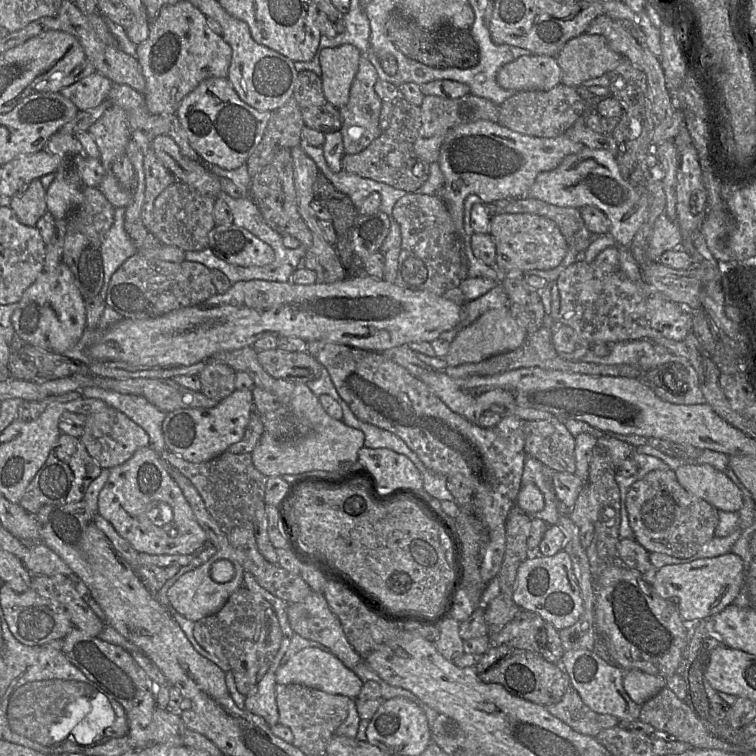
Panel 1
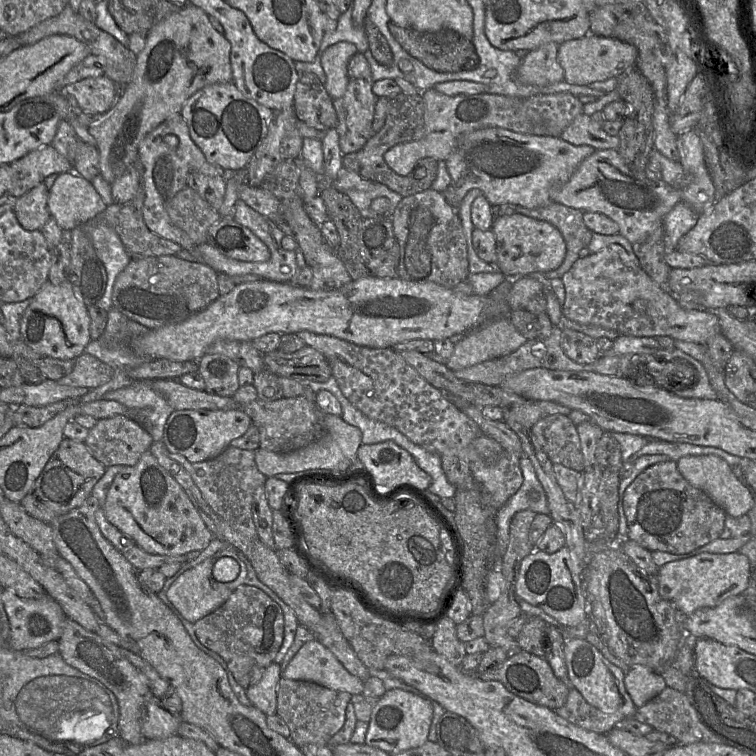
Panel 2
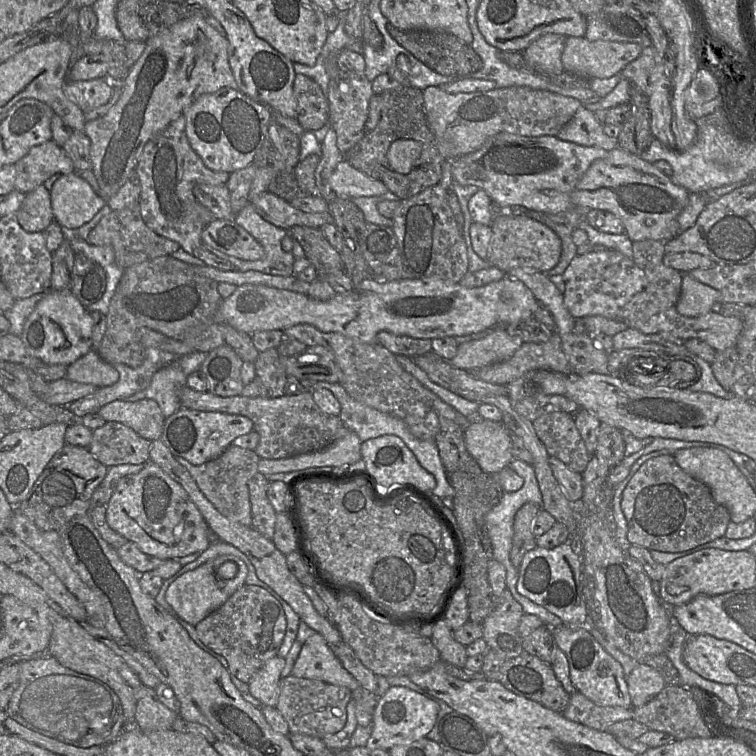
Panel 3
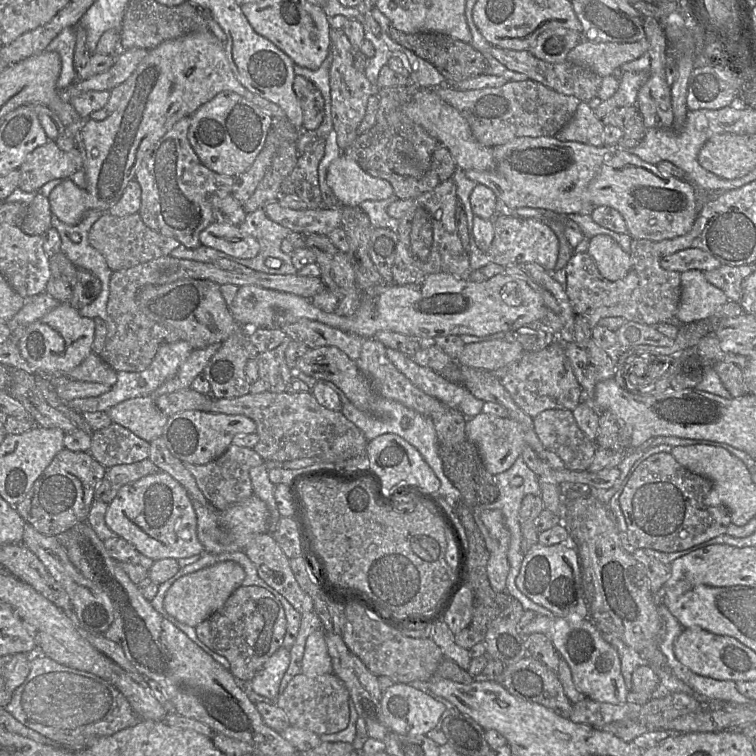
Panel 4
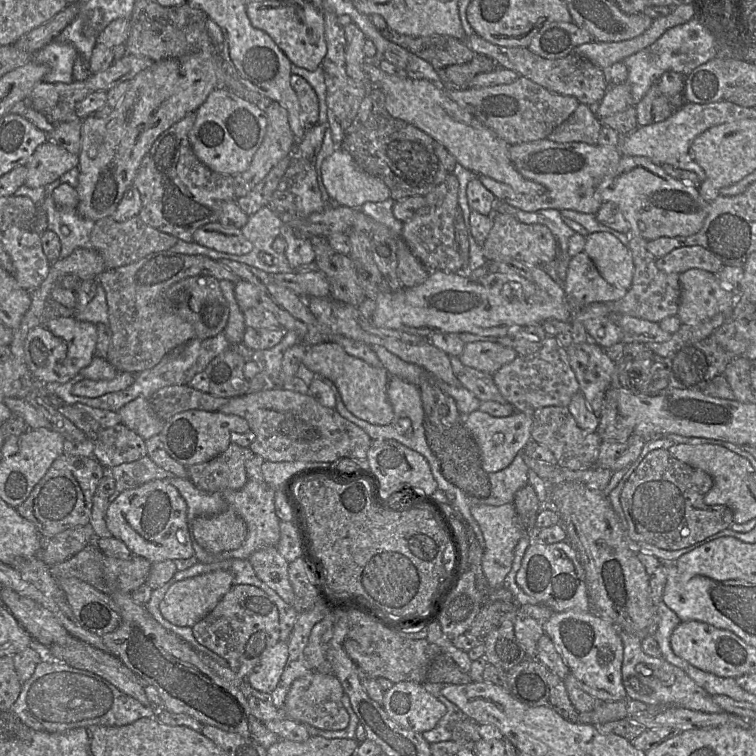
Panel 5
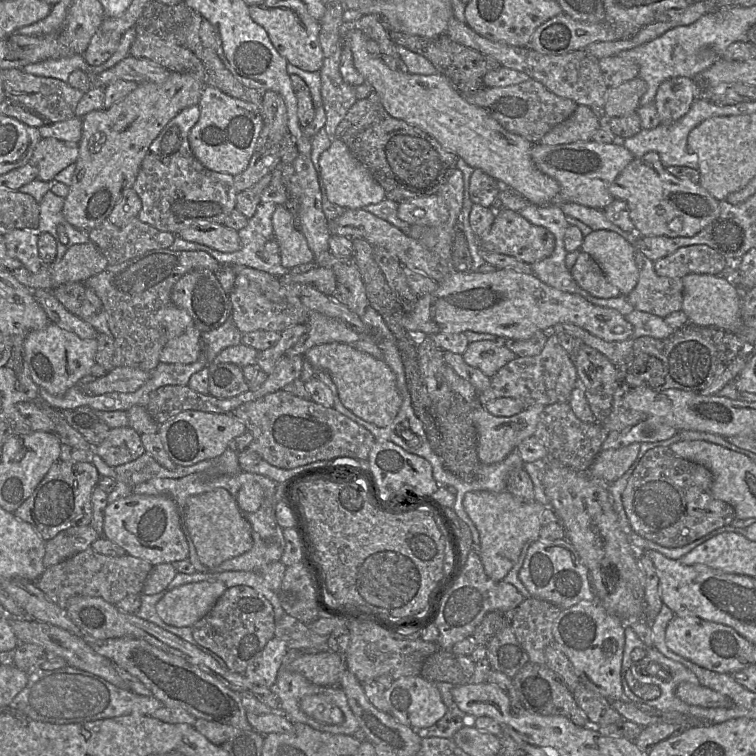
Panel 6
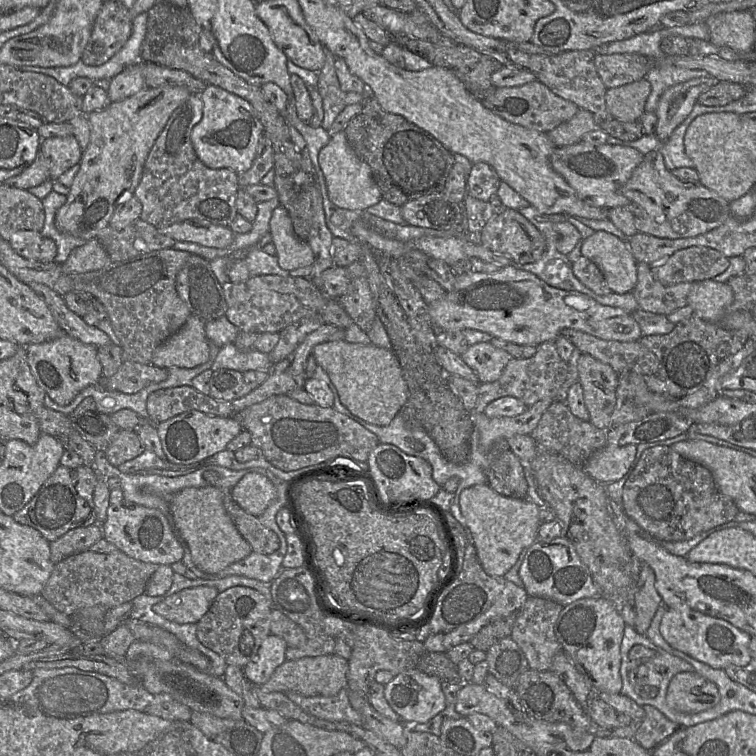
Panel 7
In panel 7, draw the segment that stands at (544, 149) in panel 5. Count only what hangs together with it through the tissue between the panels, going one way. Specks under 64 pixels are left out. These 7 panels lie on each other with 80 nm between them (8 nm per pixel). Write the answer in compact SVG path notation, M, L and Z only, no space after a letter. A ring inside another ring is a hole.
M578 142L556 147L550 161L553 169L566 180L580 199L594 206L610 209L632 203L621 193L621 188L643 158L644 154L626 145L591 145Z

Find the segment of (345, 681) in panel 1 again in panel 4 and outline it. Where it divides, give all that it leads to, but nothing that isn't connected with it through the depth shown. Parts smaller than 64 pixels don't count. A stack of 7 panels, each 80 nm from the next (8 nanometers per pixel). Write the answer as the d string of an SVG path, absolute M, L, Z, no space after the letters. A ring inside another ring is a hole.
M321 628L307 638L301 662L301 674L316 677L333 673L331 658L325 642L325 632Z

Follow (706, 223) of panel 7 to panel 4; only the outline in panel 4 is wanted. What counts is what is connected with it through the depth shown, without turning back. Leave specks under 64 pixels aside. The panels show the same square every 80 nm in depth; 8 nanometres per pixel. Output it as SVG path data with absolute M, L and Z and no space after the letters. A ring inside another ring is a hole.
M614 148L614 153L604 161L590 182L588 193L594 207L608 206L622 215L632 239L660 242L683 236L691 231L699 214L693 184L662 173L656 165L622 148Z

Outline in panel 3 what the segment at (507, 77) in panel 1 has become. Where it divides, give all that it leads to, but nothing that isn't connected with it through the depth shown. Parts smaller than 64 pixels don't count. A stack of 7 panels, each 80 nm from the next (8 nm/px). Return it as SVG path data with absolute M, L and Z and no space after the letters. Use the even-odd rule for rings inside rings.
M544 34L534 40L522 53L530 69L548 76L564 71L561 56L566 37L560 34Z

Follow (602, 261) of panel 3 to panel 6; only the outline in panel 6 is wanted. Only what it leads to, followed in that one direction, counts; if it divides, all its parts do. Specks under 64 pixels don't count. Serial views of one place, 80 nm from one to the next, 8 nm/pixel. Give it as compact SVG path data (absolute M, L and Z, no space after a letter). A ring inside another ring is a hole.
M585 252L579 254L571 274L577 284L594 297L608 299L621 295L619 289L607 280L596 261Z

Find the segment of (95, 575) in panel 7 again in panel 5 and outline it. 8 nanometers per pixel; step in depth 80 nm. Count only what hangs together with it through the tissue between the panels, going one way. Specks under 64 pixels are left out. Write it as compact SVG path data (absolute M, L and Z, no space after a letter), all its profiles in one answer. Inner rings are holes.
M92 542L72 557L50 566L50 573L56 580L78 578L107 595L115 592L131 594L146 583L151 565L149 560L141 556L132 556L130 559L108 557Z

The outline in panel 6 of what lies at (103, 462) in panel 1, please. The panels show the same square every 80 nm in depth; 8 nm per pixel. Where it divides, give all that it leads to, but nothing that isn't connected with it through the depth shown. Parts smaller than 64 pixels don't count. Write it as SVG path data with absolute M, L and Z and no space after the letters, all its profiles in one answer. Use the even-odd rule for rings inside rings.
M130 426L111 428L107 437L97 446L93 446L93 452L97 453L109 466L133 461L146 452L141 440L141 434Z

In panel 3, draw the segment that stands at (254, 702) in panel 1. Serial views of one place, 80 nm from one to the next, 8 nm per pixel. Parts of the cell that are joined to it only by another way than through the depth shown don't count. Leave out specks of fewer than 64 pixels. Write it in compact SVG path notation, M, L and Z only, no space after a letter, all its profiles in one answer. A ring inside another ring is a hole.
M278 655L268 659L248 683L250 694L262 705L276 707L279 696L280 674L285 658Z

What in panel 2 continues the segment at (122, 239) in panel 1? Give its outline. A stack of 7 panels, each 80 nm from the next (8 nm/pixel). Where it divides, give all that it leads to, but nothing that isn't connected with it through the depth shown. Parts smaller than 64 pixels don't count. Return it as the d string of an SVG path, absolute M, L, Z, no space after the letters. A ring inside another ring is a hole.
M113 203L94 218L85 222L92 224L91 241L96 254L104 264L107 273L107 284L103 296L95 305L105 311L113 307L113 286L117 276L131 261L119 235L115 231L117 218L122 204Z

